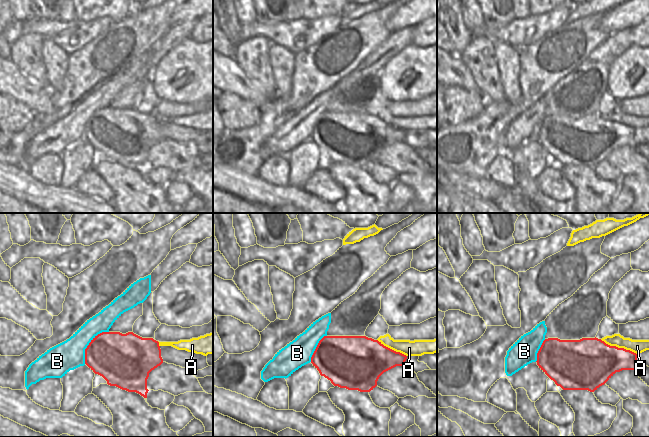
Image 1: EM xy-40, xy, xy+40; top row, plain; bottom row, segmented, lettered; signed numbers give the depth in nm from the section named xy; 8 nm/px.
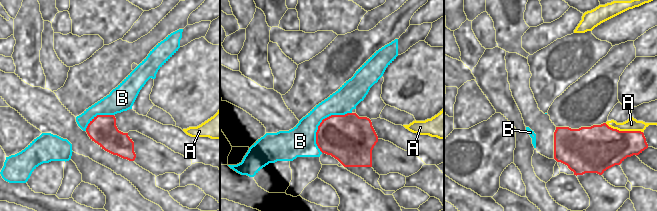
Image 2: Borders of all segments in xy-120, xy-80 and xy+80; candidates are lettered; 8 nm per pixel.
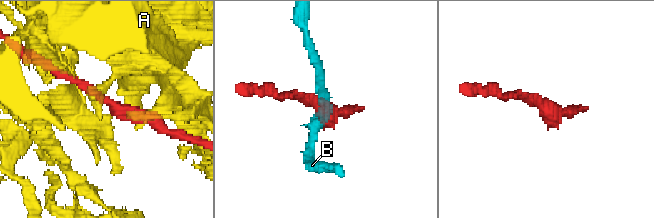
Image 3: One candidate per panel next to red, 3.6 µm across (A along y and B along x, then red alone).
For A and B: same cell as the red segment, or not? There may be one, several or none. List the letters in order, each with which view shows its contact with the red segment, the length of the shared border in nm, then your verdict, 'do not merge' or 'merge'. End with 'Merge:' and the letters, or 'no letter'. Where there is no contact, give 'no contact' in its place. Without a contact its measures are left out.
A: xy+40 | 320 nm | do not merge
B: xy-40 | 320 nm | do not merge
Merge: no letter

